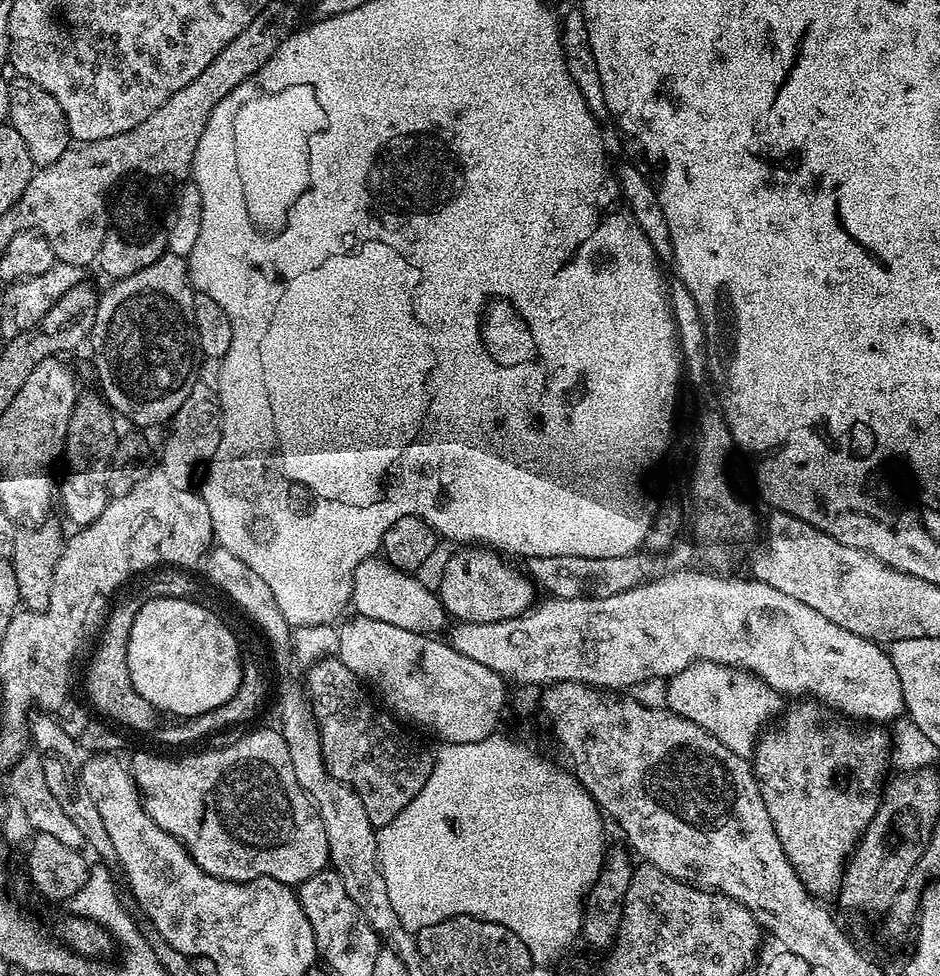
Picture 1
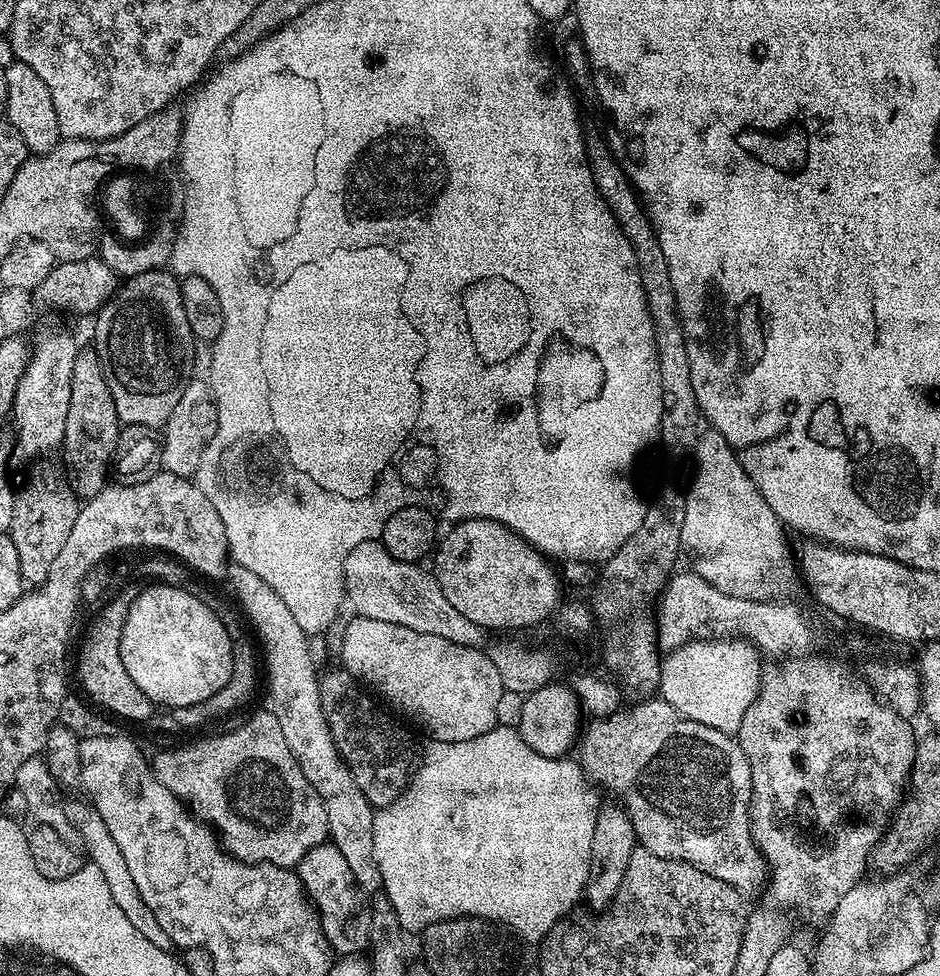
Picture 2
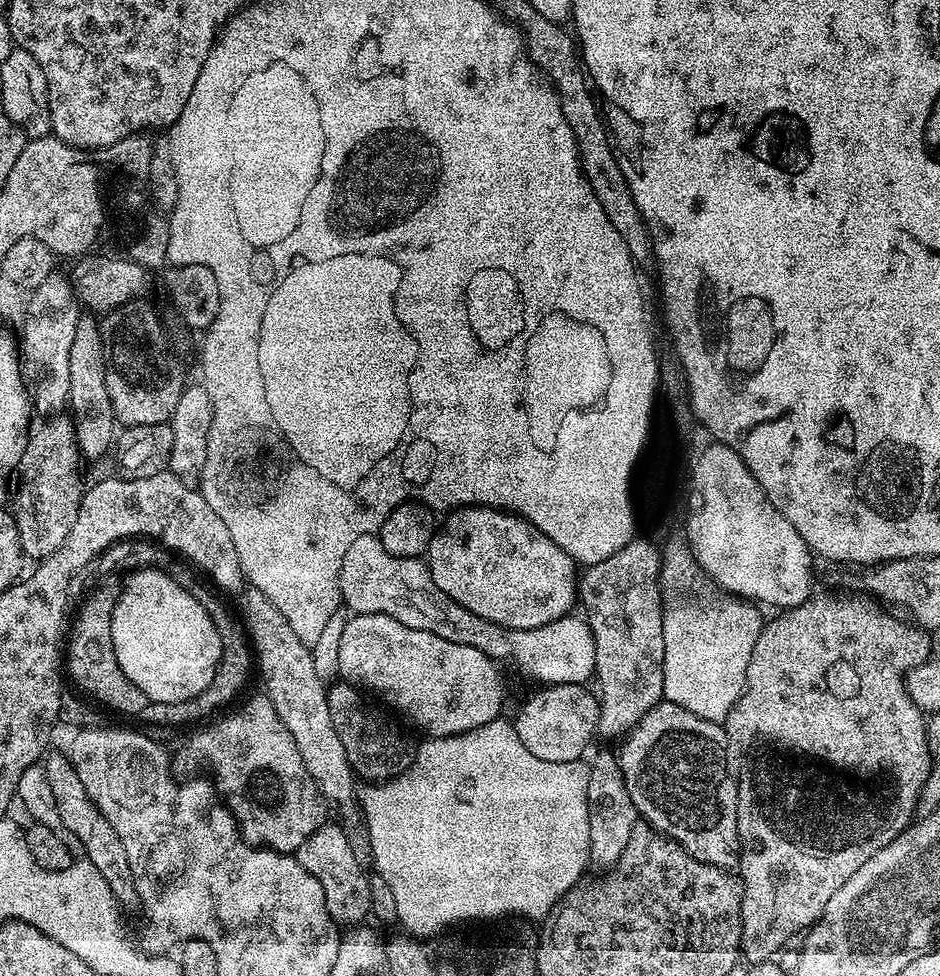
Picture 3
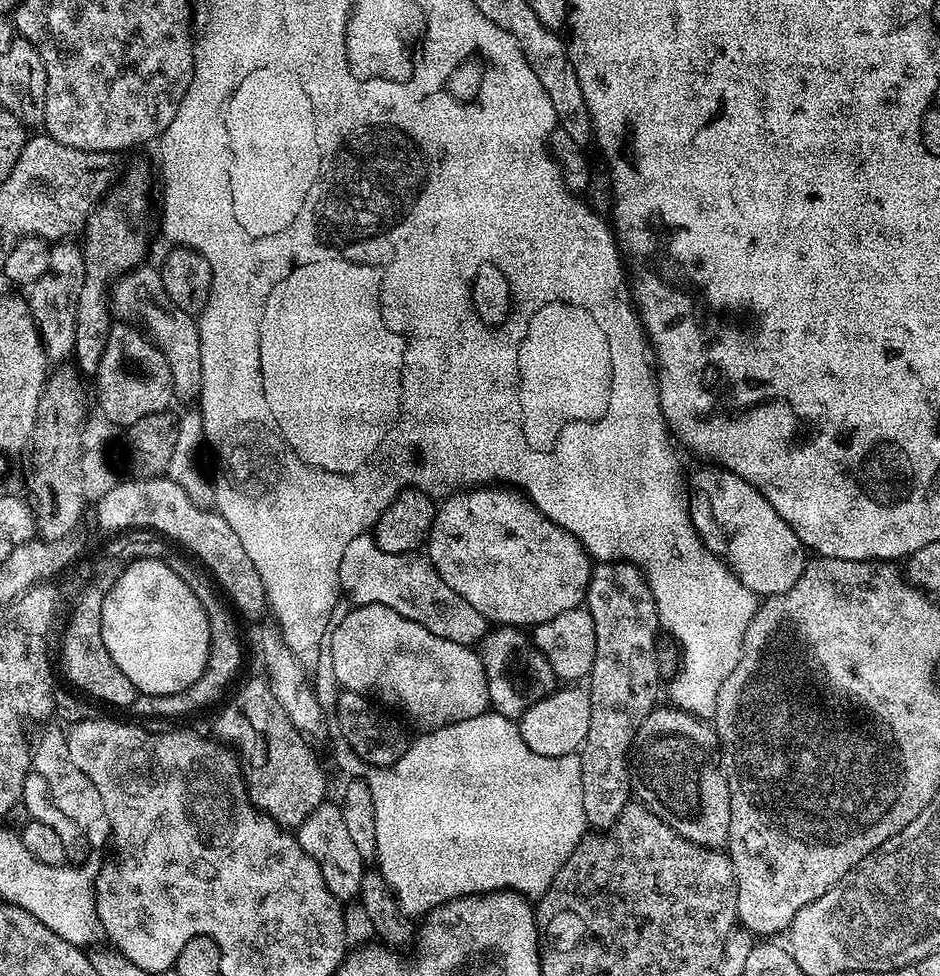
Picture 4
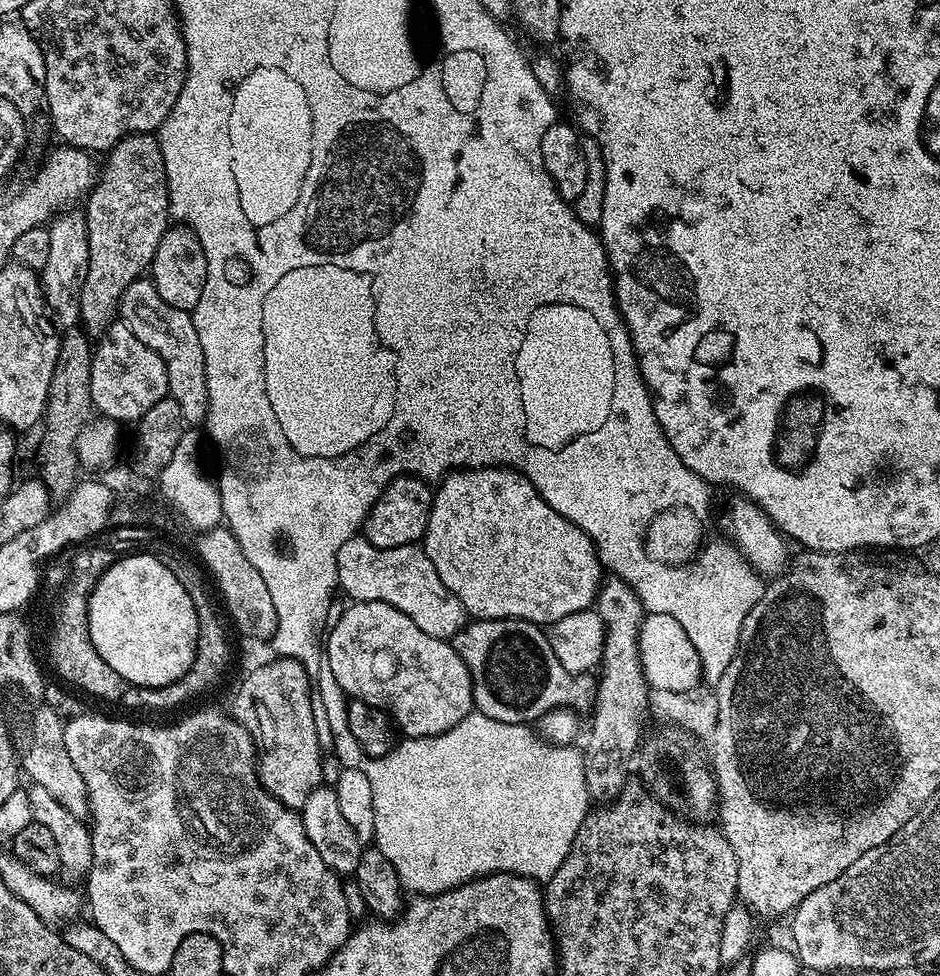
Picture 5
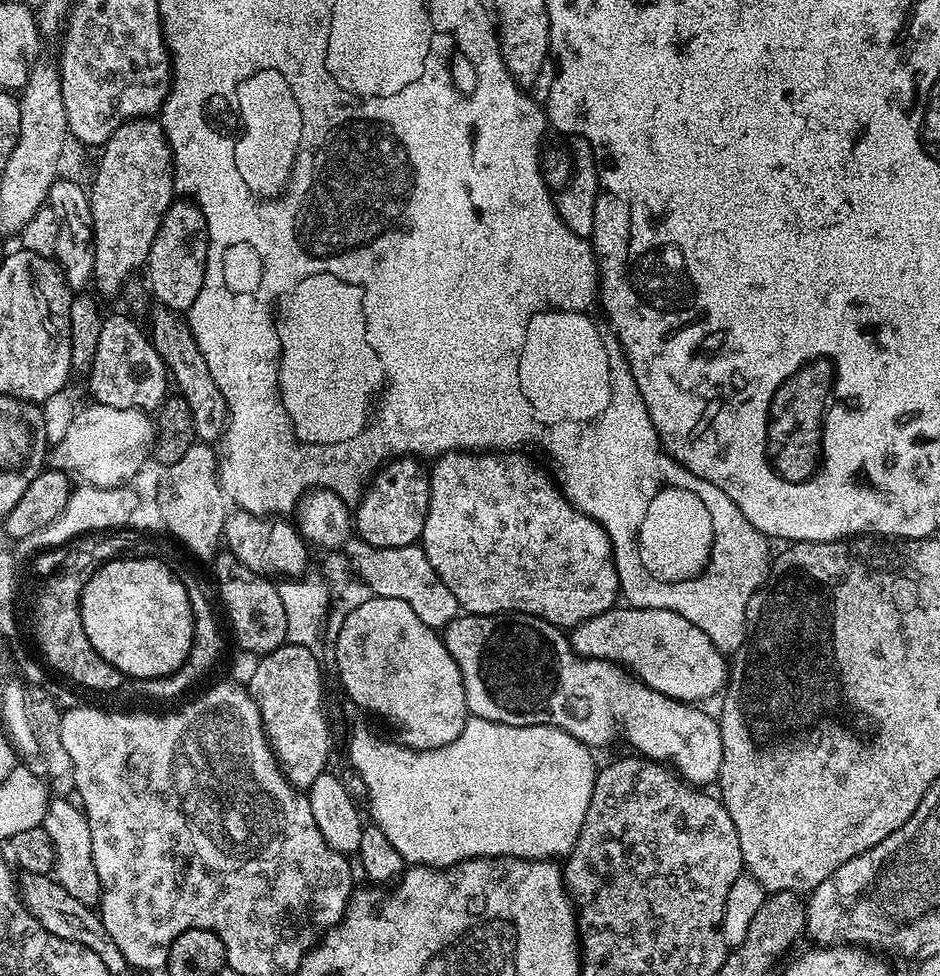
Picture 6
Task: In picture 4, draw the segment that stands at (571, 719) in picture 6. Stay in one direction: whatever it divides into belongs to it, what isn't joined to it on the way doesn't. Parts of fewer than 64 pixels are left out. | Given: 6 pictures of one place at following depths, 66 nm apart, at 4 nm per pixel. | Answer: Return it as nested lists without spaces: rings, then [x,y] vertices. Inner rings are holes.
[[[496,626],[478,644],[480,661],[488,679],[488,702],[499,716],[519,718],[557,687],[558,679],[550,662],[540,653],[527,631]]]

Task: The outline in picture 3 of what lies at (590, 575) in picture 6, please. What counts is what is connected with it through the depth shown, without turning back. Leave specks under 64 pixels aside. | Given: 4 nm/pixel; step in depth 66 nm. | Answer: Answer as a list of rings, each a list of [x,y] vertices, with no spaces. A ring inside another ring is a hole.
[[[479,506],[453,511],[445,520],[430,542],[426,563],[439,589],[455,602],[514,630],[546,626],[573,611],[572,603],[578,600],[578,565],[528,520],[514,512]]]

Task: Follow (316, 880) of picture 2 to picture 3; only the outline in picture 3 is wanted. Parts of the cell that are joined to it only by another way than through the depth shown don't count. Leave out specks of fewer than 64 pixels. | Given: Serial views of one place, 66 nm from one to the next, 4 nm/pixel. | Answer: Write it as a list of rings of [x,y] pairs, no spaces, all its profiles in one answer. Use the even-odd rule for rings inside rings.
[[[339,823],[321,824],[296,853],[296,861],[318,880],[318,886],[322,886],[322,894],[326,900],[326,910],[330,912],[332,923],[337,926],[363,925],[369,919],[371,913],[371,886],[369,873],[364,873],[362,865],[356,861],[356,852],[348,841],[345,829]]]

